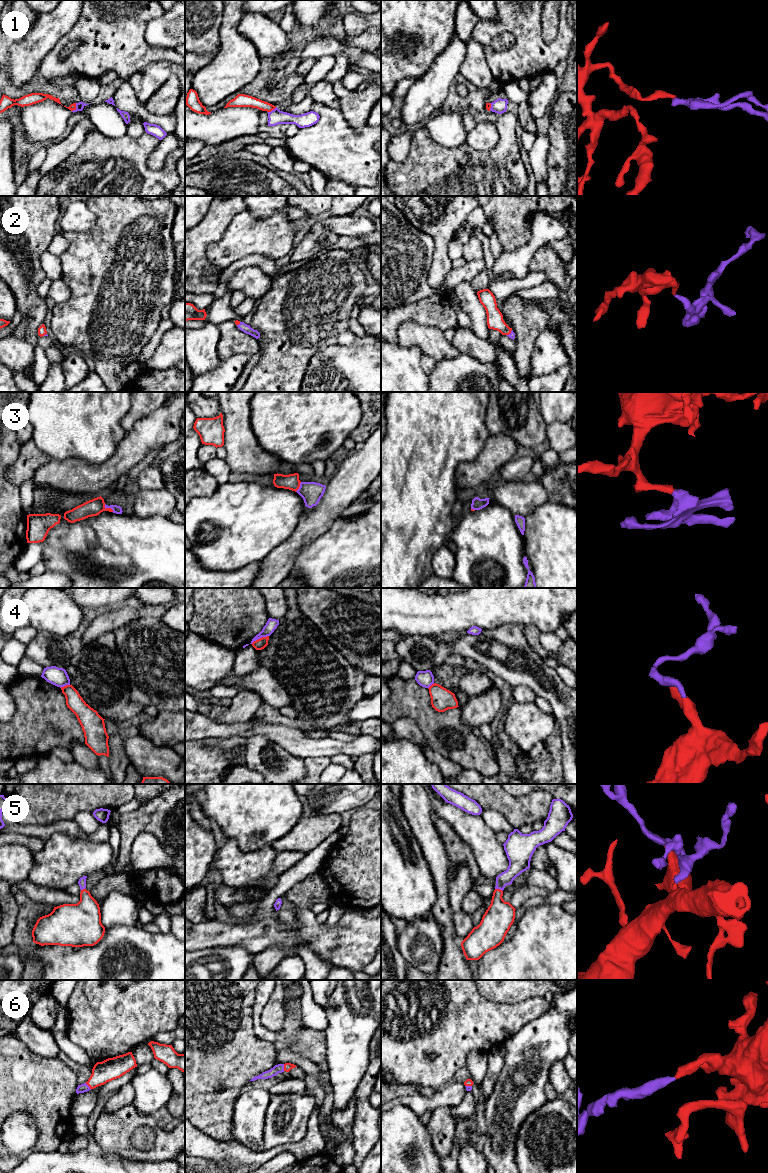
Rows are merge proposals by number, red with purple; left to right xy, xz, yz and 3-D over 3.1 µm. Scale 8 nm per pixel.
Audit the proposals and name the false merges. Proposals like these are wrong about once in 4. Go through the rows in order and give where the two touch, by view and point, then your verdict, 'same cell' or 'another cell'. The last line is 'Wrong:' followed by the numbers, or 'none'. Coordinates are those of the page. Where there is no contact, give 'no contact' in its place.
1: xz (272, 109) | same cell
2: yz (509, 333) | same cell
3: xy (108, 508) | same cell
4: xz (260, 638) | another cell
5: yz (499, 889) | same cell
6: xz (284, 1067) | same cell
Wrong: 4

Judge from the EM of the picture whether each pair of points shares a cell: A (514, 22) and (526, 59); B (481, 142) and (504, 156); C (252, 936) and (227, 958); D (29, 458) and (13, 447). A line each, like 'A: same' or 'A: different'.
A: same
B: different
C: different
D: different

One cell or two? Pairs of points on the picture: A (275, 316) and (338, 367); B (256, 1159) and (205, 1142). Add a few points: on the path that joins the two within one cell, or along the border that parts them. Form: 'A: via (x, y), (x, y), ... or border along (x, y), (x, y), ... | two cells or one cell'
A: border along (337, 343), (319, 350), (310, 359), (305, 370) | two cells
B: via (243, 1157), (218, 1152) | one cell

